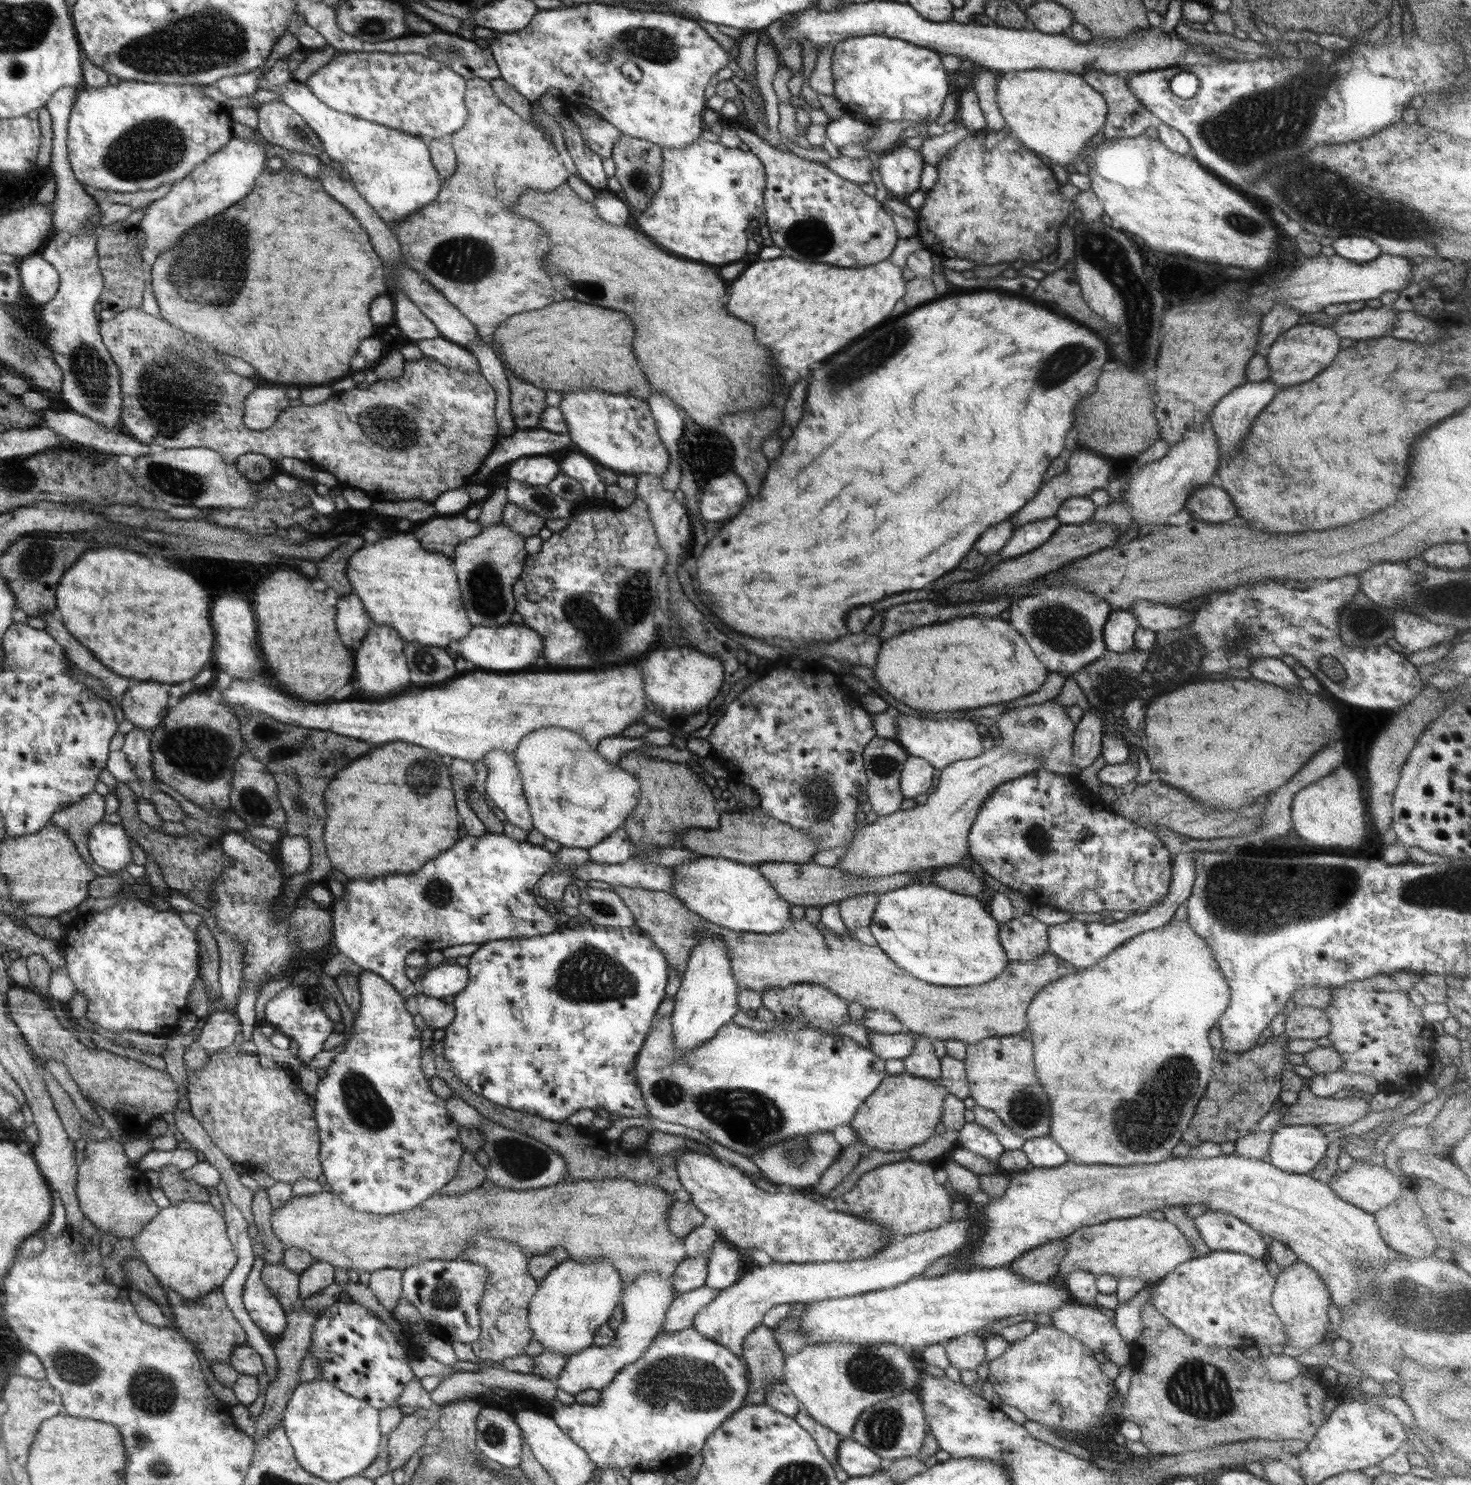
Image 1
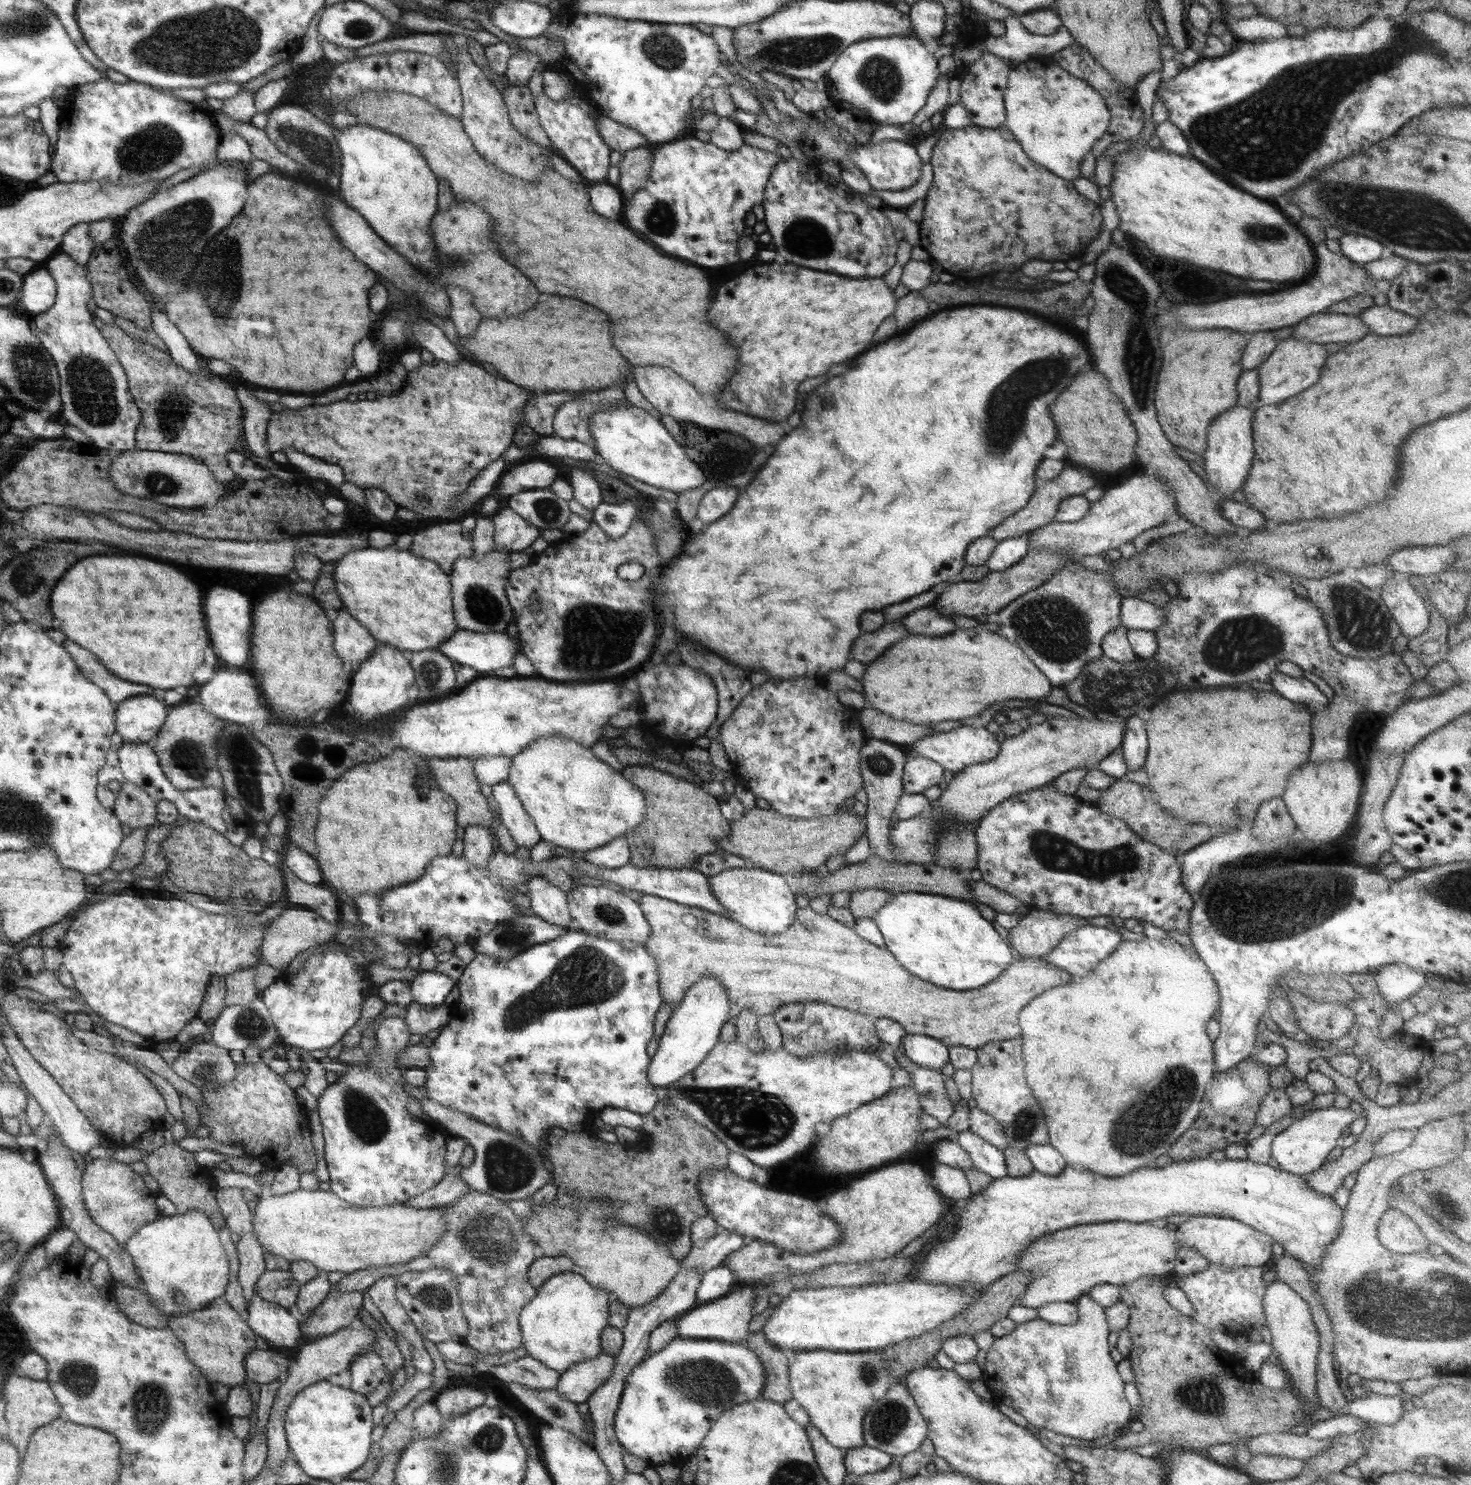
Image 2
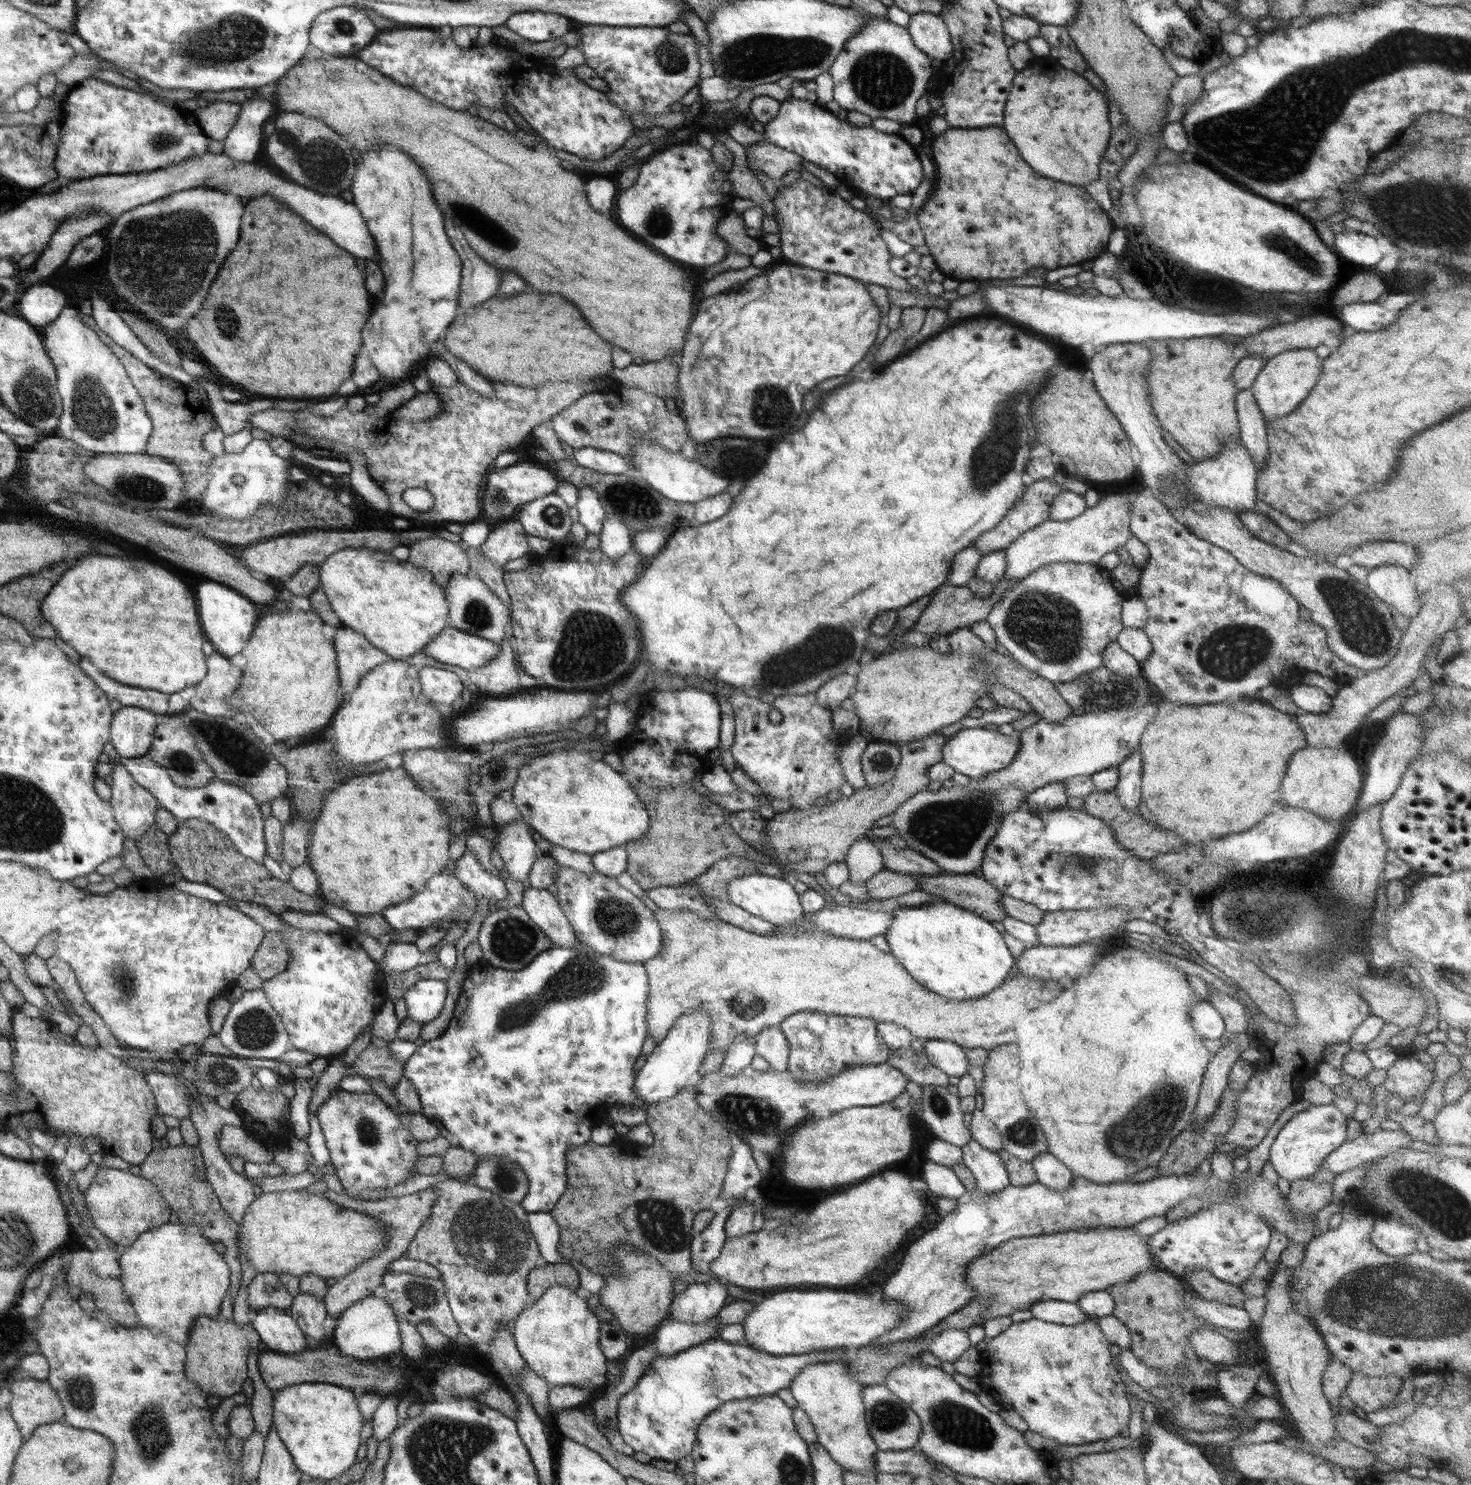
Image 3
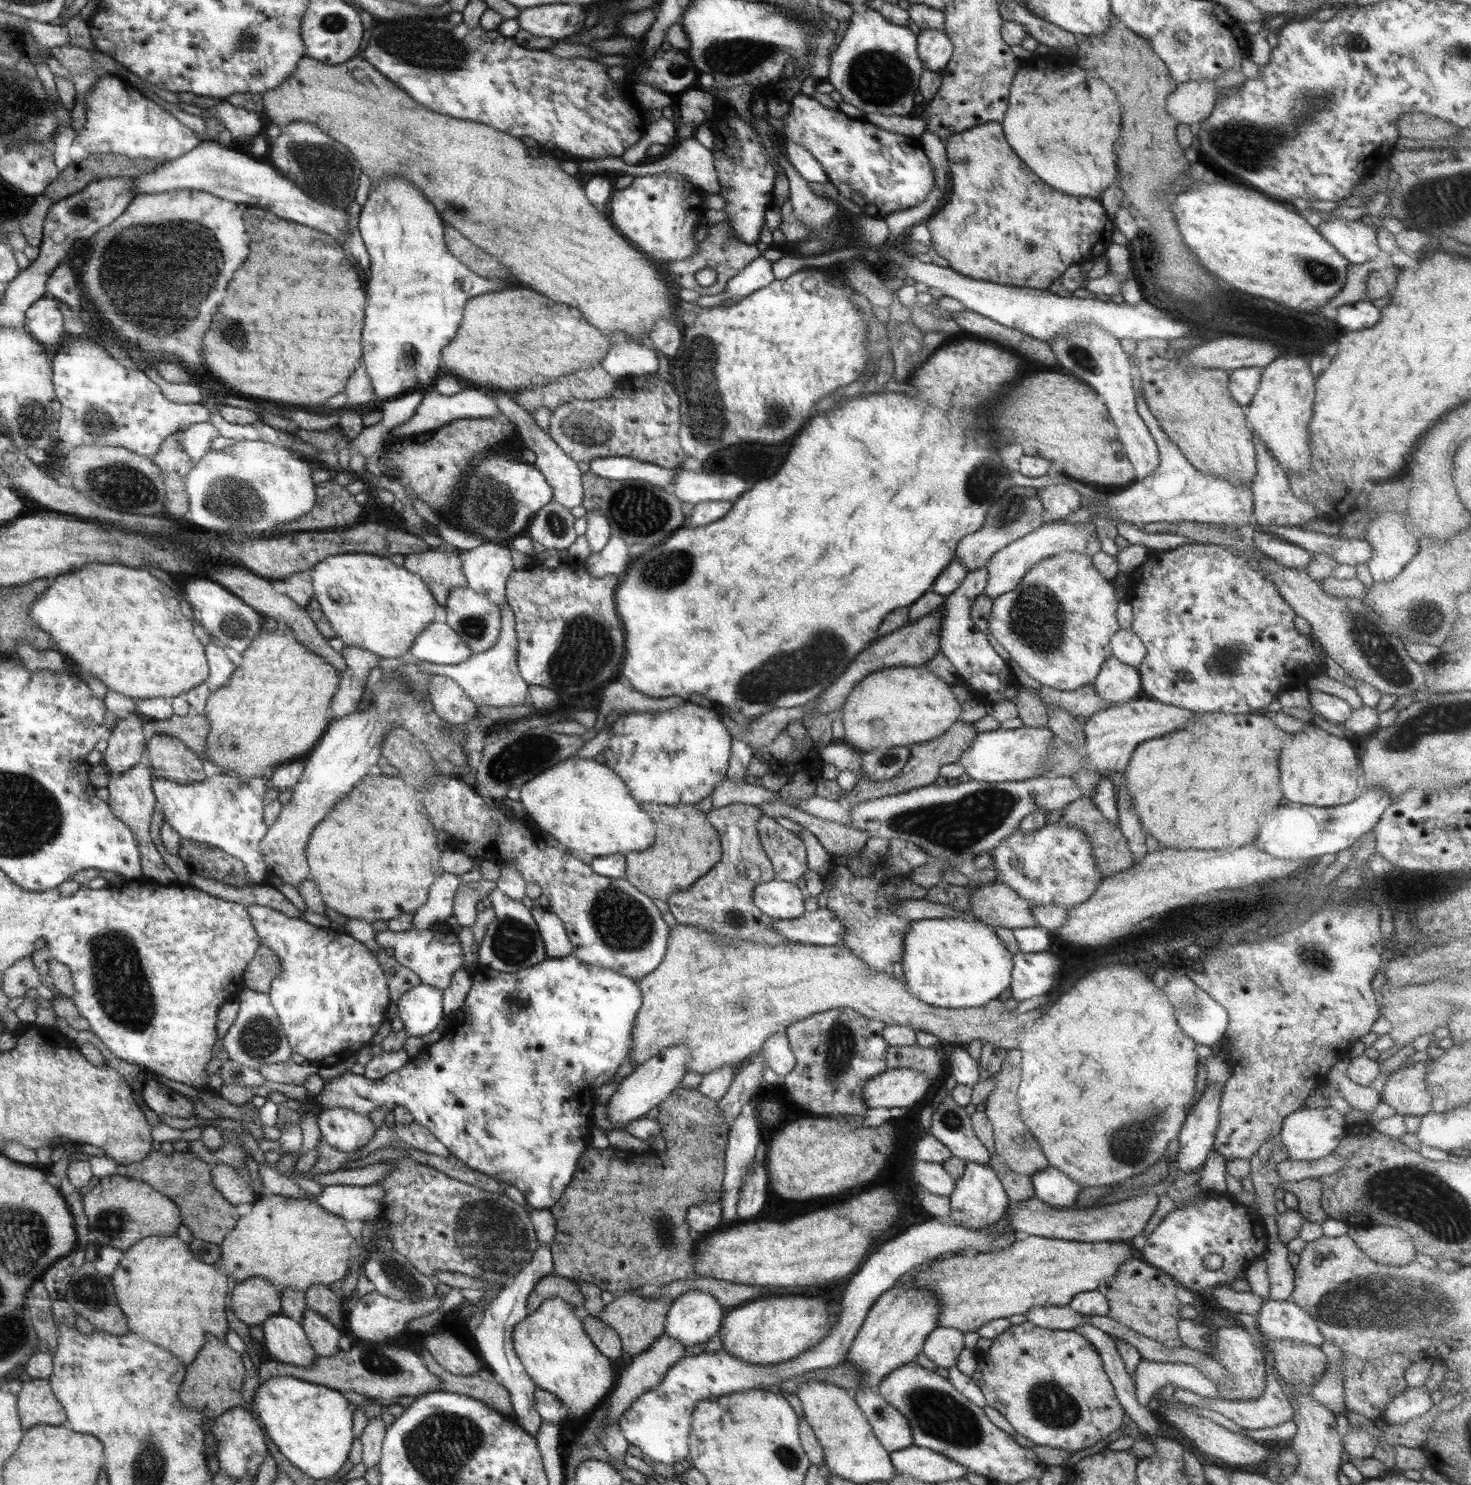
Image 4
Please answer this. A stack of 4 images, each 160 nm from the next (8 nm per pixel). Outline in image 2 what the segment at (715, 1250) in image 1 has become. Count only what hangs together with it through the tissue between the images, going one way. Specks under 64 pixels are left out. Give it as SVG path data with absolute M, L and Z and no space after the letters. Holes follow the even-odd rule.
M720 1266L705 1272L697 1288L697 1306L726 1296L733 1290L736 1280L735 1274L728 1267Z

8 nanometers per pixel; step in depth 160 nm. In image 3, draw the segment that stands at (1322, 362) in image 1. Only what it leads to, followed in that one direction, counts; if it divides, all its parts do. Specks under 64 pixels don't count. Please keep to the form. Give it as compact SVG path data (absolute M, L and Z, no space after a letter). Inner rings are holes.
M1311 348L1290 349L1270 357L1250 388L1264 420L1276 420L1294 412L1316 386L1320 378L1320 368L1322 360Z

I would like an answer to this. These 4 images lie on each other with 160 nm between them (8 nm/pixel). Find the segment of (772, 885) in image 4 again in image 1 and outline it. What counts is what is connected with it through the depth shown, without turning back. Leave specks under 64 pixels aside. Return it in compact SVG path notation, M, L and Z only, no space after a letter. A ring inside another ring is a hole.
M701 856L673 866L671 872L676 879L672 882L672 895L682 901L686 909L698 914L710 923L736 932L755 932L759 935L782 932L790 927L792 906L776 893L776 889L768 883L768 879L761 872L758 872L754 865L742 864L722 857Z

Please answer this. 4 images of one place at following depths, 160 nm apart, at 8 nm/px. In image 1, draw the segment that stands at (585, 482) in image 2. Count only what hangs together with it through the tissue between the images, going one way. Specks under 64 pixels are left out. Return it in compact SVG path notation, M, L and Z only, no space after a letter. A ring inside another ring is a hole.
M568 451L560 460L561 471L575 478L582 485L585 497L605 498L605 482L600 478L597 464L581 451Z

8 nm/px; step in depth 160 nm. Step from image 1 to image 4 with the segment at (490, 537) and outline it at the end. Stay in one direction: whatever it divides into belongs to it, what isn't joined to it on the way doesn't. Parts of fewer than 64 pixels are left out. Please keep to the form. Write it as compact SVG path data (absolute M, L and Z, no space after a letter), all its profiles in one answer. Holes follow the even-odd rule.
M468 585L454 587L449 592L445 610L447 614L445 623L459 632L473 650L473 654L484 652L496 644L501 631L501 612L499 606L484 593L475 591Z

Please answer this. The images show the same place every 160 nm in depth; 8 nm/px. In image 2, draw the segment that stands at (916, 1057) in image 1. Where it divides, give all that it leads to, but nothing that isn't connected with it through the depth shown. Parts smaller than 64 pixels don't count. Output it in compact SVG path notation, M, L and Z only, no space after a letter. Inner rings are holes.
M900 1048L895 1049L894 1055L899 1066L909 1072L909 1076L912 1076L913 1087L919 1094L923 1112L934 1116L939 1120L941 1126L945 1126L953 1115L956 1104L953 1104L947 1094L942 1071L912 1062Z

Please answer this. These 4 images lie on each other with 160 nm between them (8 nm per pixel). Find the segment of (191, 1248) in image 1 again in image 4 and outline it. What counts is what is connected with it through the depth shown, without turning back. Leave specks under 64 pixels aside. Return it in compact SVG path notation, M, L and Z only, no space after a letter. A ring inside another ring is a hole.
M149 1236L139 1240L125 1251L116 1272L111 1276L117 1300L127 1316L129 1328L146 1340L170 1349L187 1367L197 1359L208 1335L224 1339L228 1322L226 1322L226 1298L228 1298L228 1276L210 1264L194 1258L189 1243L174 1236Z

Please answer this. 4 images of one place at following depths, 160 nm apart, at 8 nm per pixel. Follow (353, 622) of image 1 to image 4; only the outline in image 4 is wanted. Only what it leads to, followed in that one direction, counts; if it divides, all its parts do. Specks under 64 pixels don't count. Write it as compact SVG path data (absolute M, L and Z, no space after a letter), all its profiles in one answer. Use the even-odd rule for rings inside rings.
M344 645L341 653L346 661L346 668L331 703L335 720L352 714L360 706L370 670L379 666L381 658L380 655L356 645Z

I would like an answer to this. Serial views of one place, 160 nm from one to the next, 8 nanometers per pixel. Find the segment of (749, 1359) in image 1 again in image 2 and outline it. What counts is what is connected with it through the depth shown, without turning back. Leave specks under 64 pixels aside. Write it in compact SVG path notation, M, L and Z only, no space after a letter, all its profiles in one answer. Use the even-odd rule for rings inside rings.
M762 1331L750 1333L745 1343L752 1352L756 1353L766 1373L762 1398L778 1405L792 1400L789 1379L790 1364L782 1349L774 1346Z

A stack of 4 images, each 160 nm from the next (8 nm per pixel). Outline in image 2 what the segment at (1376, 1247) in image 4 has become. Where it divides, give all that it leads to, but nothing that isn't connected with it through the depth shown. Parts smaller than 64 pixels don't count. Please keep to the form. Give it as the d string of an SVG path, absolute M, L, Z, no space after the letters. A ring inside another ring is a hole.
M1388 1210L1377 1224L1377 1237L1394 1254L1425 1252L1430 1242L1420 1227L1400 1210Z

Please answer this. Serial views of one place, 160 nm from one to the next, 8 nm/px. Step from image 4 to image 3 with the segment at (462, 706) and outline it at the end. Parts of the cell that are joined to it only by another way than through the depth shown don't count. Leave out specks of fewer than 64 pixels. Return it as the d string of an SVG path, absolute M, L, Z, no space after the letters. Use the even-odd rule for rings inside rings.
M434 664L423 666L420 669L420 678L425 695L445 711L465 691L462 680L454 671L434 667Z

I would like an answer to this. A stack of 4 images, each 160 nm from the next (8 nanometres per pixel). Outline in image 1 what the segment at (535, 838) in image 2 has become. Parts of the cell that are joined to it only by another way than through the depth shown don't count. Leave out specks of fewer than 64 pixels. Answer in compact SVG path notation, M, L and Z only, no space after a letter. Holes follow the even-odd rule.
M492 749L481 758L481 761L488 770L483 792L503 810L507 822L530 833L533 829L533 820L513 753Z

